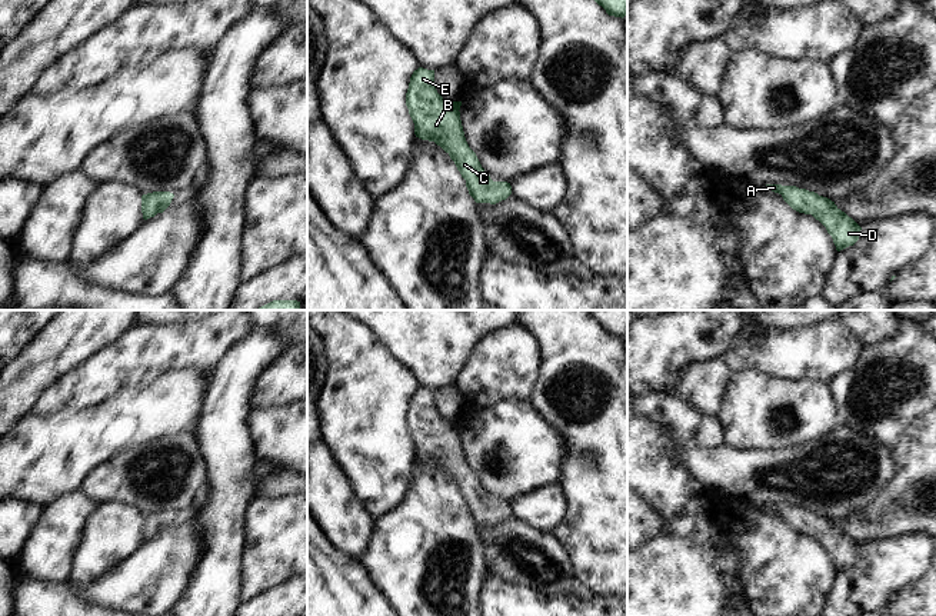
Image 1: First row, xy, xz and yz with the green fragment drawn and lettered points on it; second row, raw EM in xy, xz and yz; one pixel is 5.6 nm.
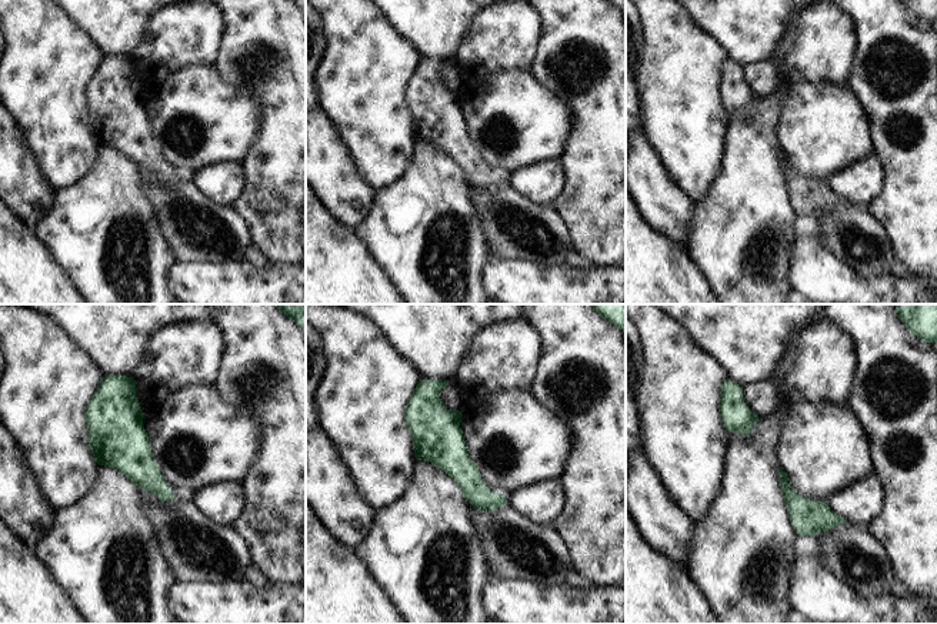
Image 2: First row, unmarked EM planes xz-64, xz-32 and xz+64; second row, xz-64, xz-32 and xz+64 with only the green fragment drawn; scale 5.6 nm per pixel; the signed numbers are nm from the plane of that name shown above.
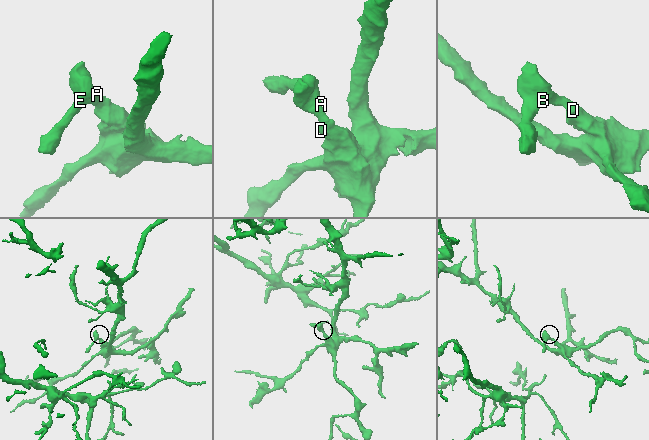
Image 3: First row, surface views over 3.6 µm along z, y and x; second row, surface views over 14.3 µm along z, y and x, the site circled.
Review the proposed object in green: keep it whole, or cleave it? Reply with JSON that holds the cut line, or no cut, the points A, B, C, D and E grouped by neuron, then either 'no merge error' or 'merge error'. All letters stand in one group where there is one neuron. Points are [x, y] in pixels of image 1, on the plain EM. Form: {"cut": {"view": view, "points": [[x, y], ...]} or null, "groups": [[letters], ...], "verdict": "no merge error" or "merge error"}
{"cut": null, "groups": [["A", "B", "C", "D", "E"]], "verdict": "no merge error"}

